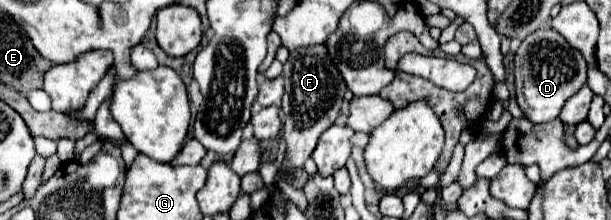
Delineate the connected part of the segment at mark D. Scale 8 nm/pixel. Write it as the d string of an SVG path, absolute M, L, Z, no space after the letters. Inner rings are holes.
M537 29L521 43L515 53L515 87L517 103L533 123L557 119L563 103L575 95L587 81L587 65L577 49L573 49L557 31Z

